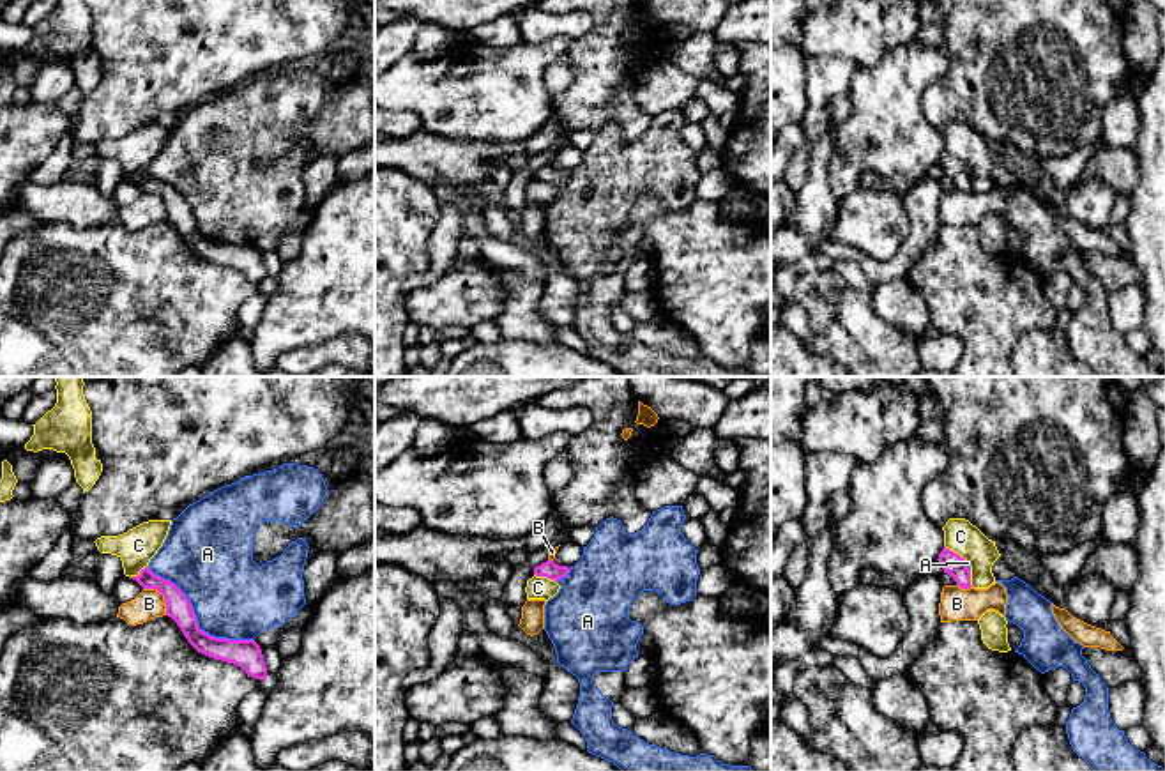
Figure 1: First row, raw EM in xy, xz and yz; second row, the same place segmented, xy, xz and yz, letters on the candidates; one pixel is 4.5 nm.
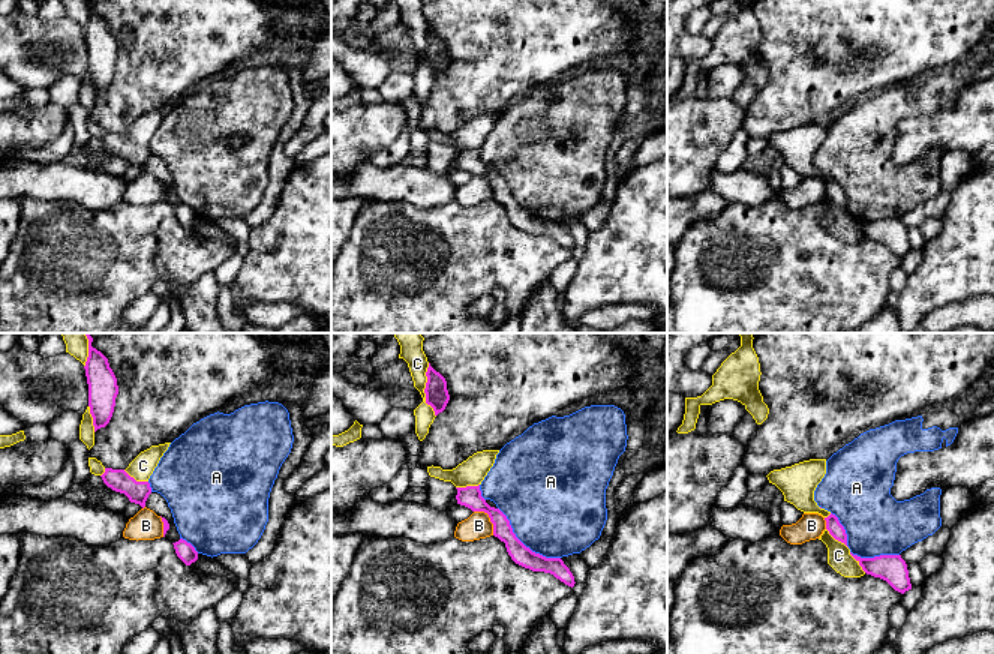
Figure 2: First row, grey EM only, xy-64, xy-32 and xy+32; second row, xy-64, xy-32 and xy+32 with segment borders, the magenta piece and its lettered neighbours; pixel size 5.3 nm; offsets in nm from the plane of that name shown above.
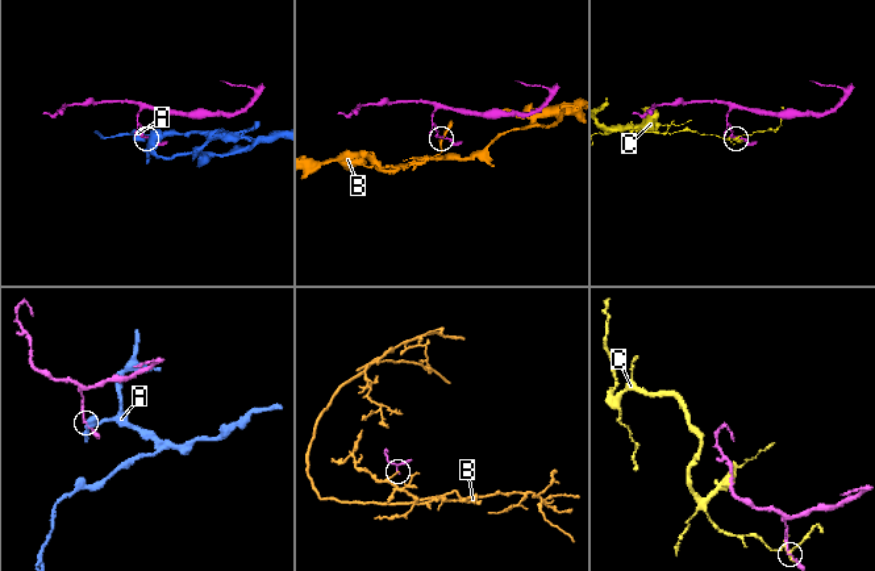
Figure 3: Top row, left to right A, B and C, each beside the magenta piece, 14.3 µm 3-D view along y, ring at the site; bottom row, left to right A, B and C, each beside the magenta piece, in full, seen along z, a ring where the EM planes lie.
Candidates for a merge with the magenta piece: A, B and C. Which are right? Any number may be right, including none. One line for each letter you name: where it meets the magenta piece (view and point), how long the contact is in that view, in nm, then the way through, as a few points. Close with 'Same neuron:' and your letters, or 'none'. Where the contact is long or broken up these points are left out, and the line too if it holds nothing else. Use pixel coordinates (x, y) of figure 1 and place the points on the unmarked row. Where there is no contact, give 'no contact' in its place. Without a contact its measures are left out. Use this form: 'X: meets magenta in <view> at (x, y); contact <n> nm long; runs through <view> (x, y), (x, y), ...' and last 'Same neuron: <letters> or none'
Same neuron: none

